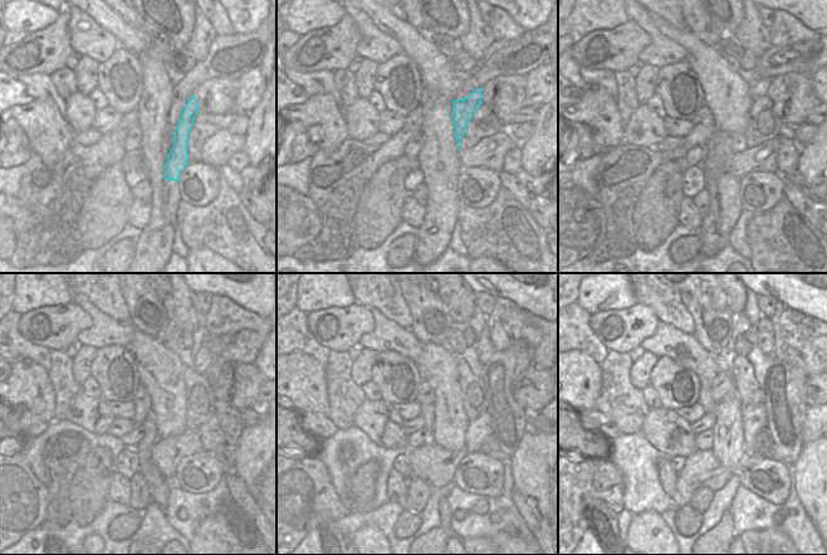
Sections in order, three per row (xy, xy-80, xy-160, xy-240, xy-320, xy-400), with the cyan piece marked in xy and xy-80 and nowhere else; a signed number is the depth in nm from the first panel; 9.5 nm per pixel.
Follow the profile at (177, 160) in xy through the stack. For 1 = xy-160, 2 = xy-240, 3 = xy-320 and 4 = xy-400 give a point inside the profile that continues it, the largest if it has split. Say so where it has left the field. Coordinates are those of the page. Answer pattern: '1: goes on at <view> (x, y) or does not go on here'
1: goes on at xy-160 (758, 88)
2: goes on at xy-240 (204, 358)
3: goes on at xy-320 (485, 349)
4: goes on at xy-400 (766, 335)

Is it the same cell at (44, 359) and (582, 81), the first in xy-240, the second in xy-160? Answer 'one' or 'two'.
one

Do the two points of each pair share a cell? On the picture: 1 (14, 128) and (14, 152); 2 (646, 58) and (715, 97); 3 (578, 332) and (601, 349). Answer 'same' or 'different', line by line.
1: same
2: different
3: same

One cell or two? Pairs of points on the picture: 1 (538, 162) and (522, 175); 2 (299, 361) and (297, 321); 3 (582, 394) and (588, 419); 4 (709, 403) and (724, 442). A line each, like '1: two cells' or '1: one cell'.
1: two cells
2: two cells
3: two cells
4: two cells

